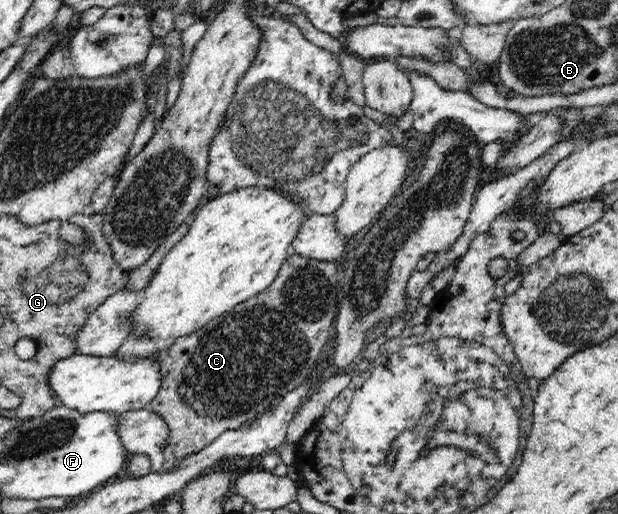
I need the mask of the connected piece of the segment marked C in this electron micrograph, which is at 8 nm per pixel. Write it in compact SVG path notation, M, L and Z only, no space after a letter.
M290 252L274 281L262 293L244 300L198 331L176 339L170 347L156 349L153 359L159 363L161 388L147 407L161 415L169 429L163 449L163 471L174 466L176 461L198 453L222 432L247 425L308 379L324 344L333 336L333 324L337 317L334 289L340 285L336 273L338 267L334 261L310 259Z

